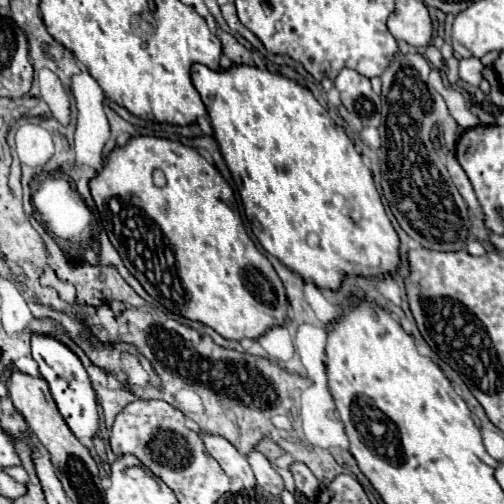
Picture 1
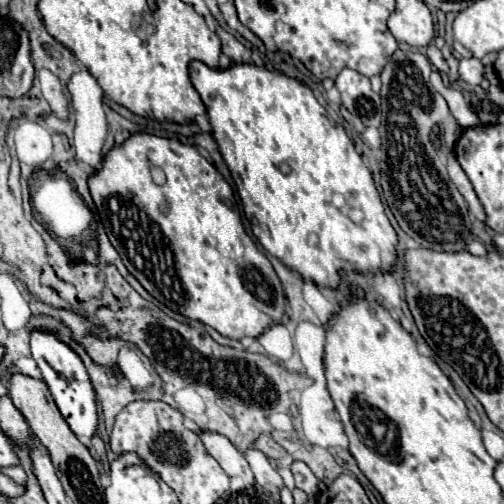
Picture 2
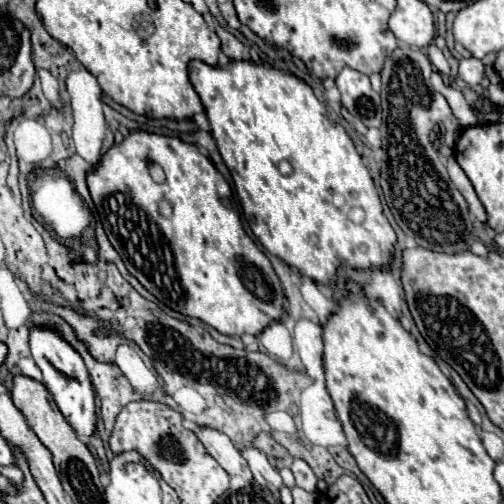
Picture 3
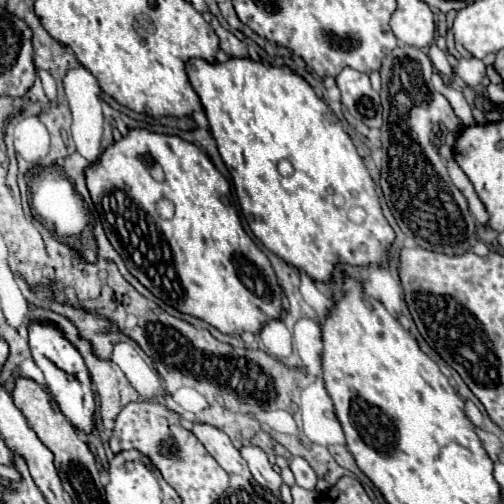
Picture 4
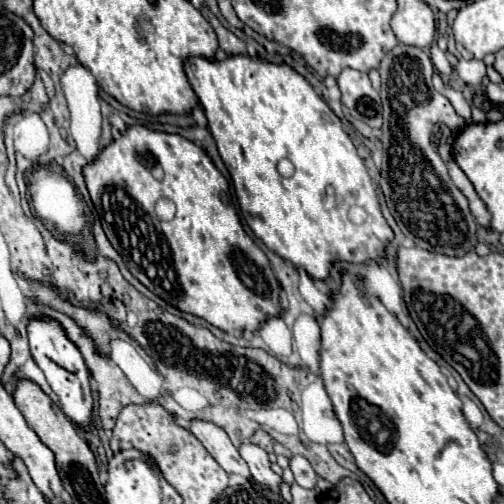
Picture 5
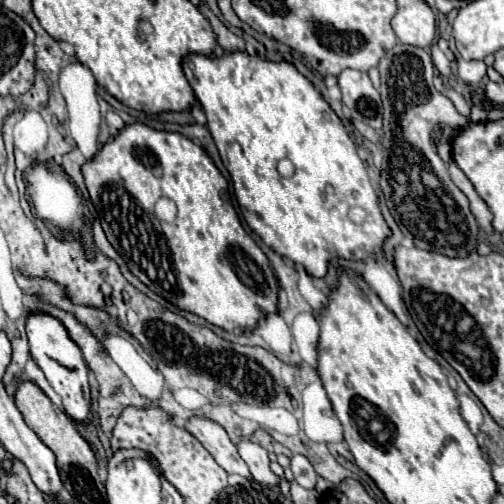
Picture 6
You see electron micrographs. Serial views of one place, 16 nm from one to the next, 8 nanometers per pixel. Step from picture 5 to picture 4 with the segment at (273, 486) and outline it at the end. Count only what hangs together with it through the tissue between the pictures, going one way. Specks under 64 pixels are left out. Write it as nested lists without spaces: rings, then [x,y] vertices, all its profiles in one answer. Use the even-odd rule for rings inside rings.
[[[246,444],[246,446],[240,450],[240,454],[242,454],[242,458],[248,462],[250,472],[252,472],[254,480],[256,480],[260,486],[264,486],[264,488],[268,488],[268,490],[272,490],[272,492],[278,492],[278,490],[280,490],[282,478],[280,478],[278,472],[274,472],[272,464],[268,462],[266,452],[262,452],[260,448],[256,448],[256,446],[252,446],[252,444]]]

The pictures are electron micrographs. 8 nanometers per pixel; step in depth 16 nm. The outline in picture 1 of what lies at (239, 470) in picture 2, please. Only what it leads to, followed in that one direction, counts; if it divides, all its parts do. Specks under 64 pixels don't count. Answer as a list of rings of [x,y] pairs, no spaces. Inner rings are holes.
[[[202,434],[202,440],[206,444],[206,450],[214,456],[214,460],[220,464],[228,478],[240,478],[244,488],[248,490],[256,488],[256,478],[248,460],[228,440],[210,434]]]

